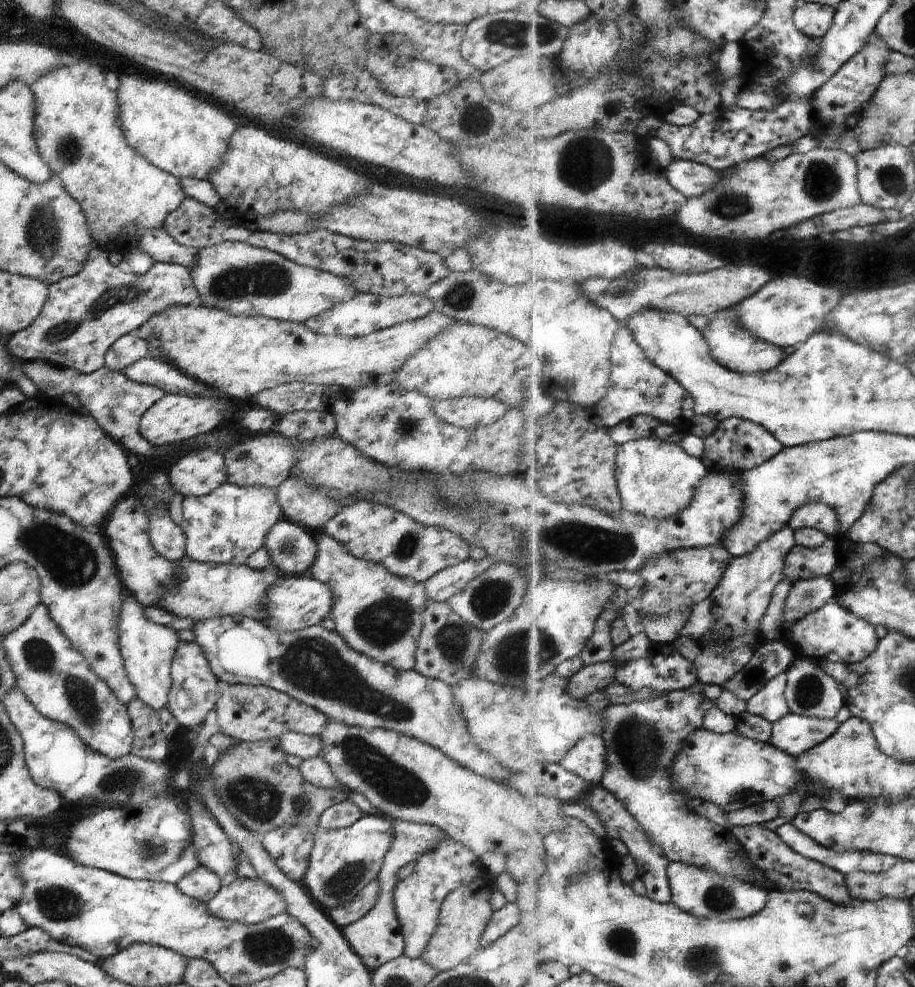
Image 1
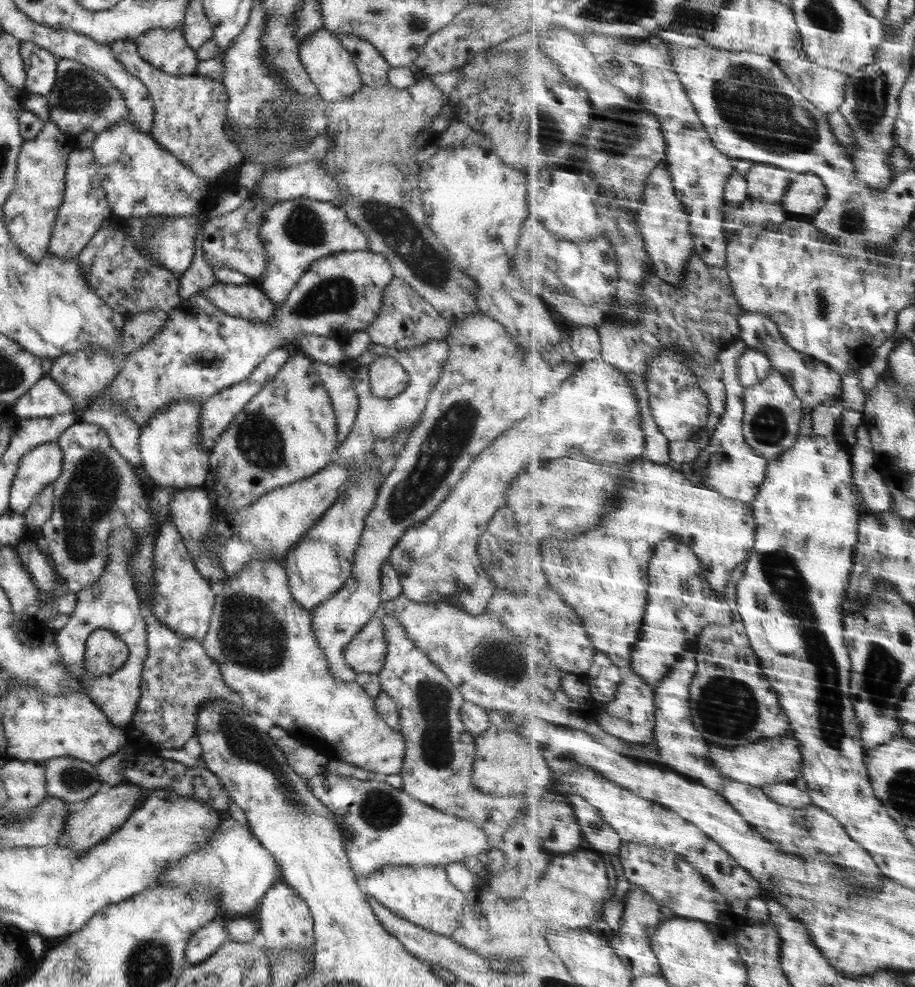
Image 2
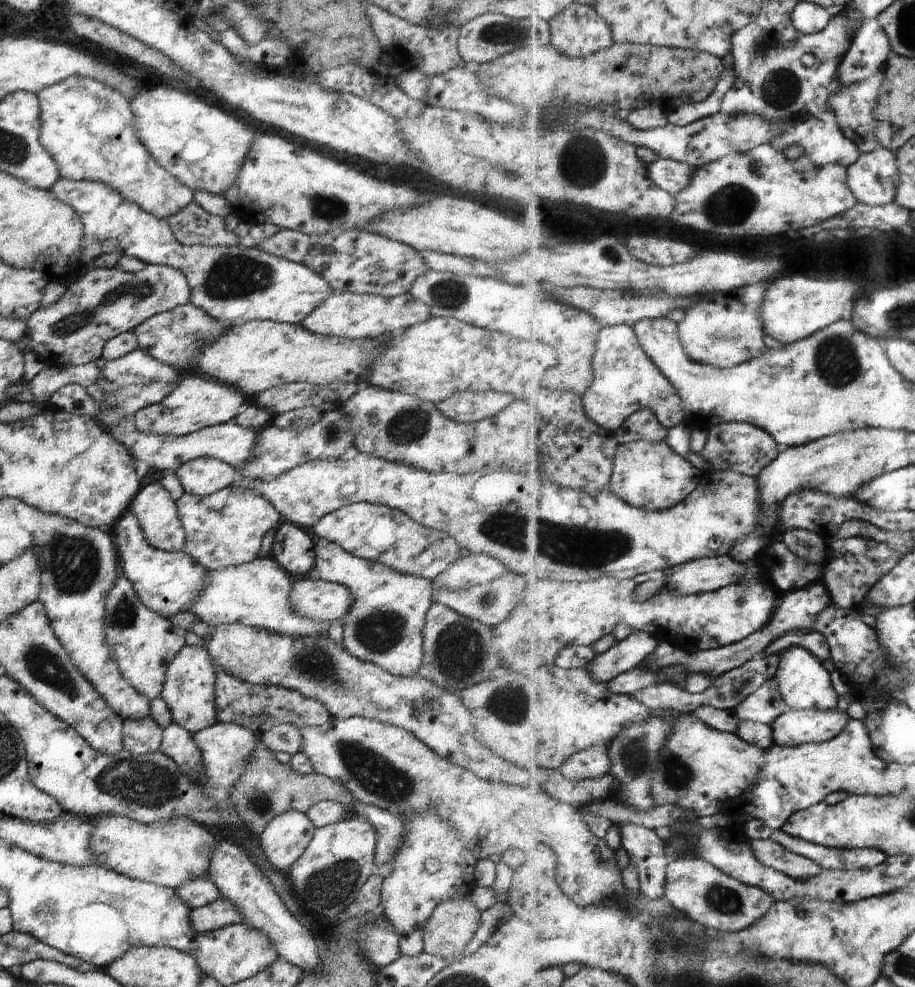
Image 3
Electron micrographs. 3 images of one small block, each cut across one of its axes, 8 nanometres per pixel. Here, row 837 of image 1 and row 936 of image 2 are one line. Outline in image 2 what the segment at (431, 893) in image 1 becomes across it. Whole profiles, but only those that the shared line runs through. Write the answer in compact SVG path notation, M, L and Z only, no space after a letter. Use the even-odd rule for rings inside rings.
M435 865L383 867L364 877L364 885L367 895L399 918L445 937L449 937L457 927L467 900L465 894L449 883L443 867Z

